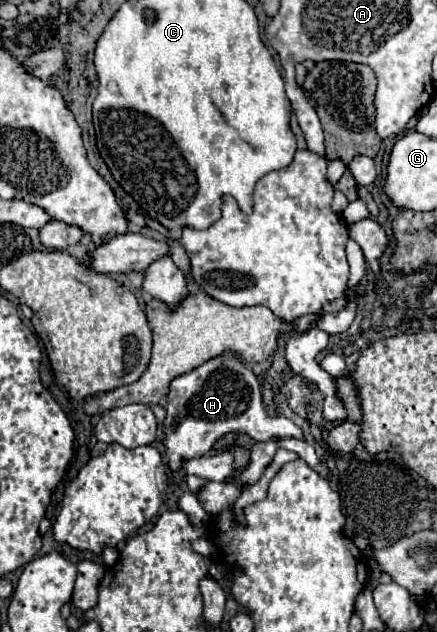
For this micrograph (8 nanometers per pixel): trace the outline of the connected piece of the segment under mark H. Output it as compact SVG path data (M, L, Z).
M224 351L196 369L172 379L170 393L166 397L164 425L166 461L176 481L184 479L180 469L184 459L206 455L214 443L228 433L246 433L254 441L270 441L272 437L294 437L298 441L306 441L296 423L286 417L272 417L264 409L256 375L232 351Z

